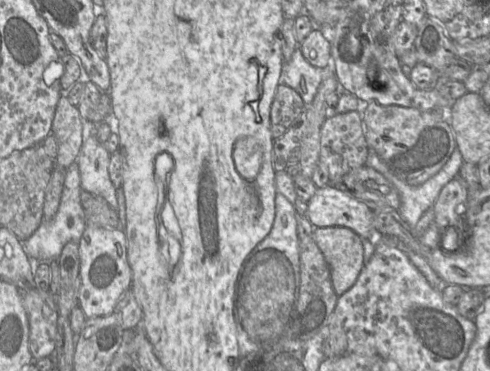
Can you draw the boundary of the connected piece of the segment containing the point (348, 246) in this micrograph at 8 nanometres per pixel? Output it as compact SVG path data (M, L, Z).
M346 227L314 228L313 238L323 254L337 296L350 289L363 266L361 238Z

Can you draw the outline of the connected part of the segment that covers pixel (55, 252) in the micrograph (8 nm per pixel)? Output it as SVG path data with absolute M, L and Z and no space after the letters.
M75 162L65 172L60 205L51 220L42 220L38 229L27 240L22 241L28 255L40 262L57 262L64 246L69 242L79 243L86 228L86 216L81 202L81 178Z

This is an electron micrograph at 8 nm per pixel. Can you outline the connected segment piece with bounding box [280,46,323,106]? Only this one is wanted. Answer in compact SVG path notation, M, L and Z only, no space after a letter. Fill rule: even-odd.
M298 46L289 61L284 62L280 84L294 89L303 99L304 104L311 105L322 82L322 68L311 65Z

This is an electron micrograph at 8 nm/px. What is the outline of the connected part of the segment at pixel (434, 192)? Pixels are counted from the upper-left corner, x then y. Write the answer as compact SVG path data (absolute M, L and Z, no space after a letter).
M368 148L365 165L382 174L395 186L400 198L398 212L412 229L423 213L432 208L443 186L458 176L463 163L461 152L455 148L444 166L434 176L418 186L410 186L397 178L371 148Z

